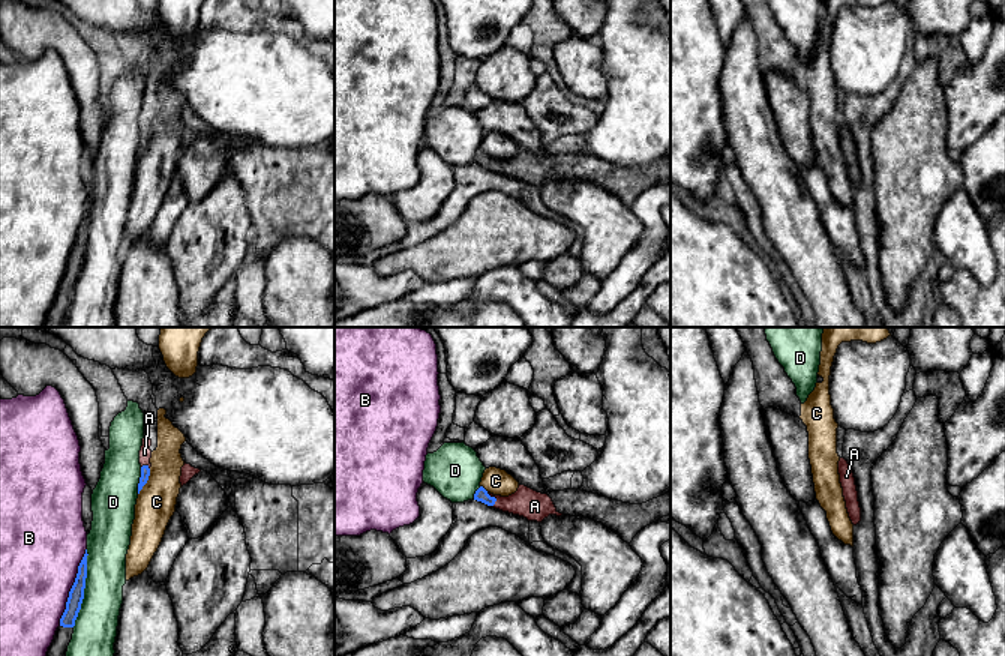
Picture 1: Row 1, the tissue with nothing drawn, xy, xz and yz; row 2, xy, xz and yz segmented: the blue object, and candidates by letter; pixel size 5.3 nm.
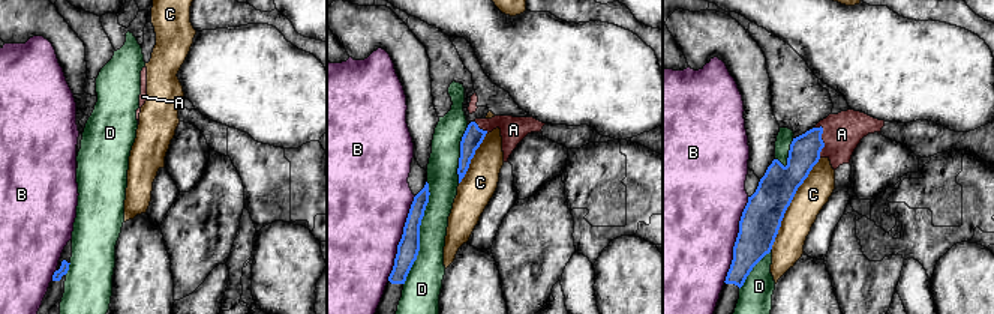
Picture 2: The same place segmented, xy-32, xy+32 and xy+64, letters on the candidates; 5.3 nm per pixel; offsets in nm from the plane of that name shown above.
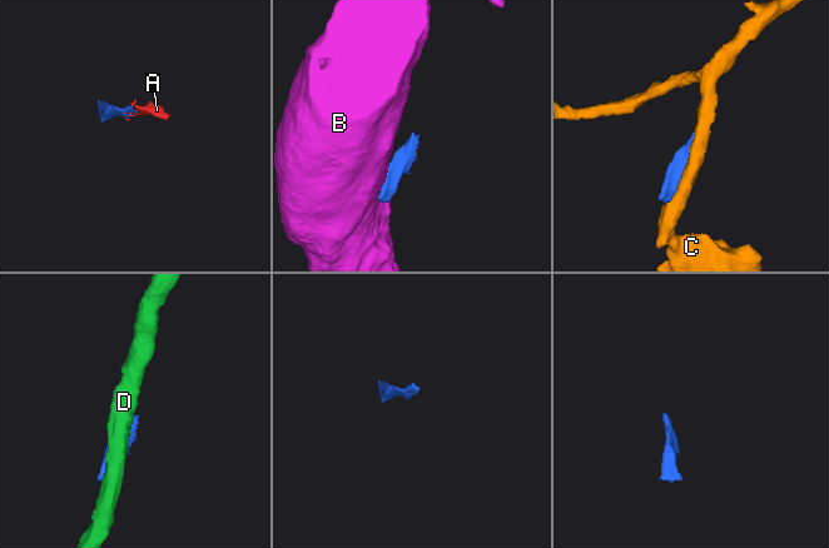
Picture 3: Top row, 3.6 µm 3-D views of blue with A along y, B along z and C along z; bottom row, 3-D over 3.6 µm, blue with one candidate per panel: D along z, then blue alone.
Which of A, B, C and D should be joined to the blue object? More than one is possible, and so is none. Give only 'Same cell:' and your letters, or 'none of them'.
Same cell: A

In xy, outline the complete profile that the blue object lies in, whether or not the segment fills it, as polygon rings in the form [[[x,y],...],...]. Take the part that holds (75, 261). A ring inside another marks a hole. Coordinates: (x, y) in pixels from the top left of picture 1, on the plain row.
[[[87,213],[78,230],[75,246],[69,255],[66,273],[60,282],[60,290],[56,294],[54,303],[48,311],[44,327],[63,327],[68,315],[68,309],[72,303],[75,284],[81,273],[84,263],[86,242],[87,242]]]

